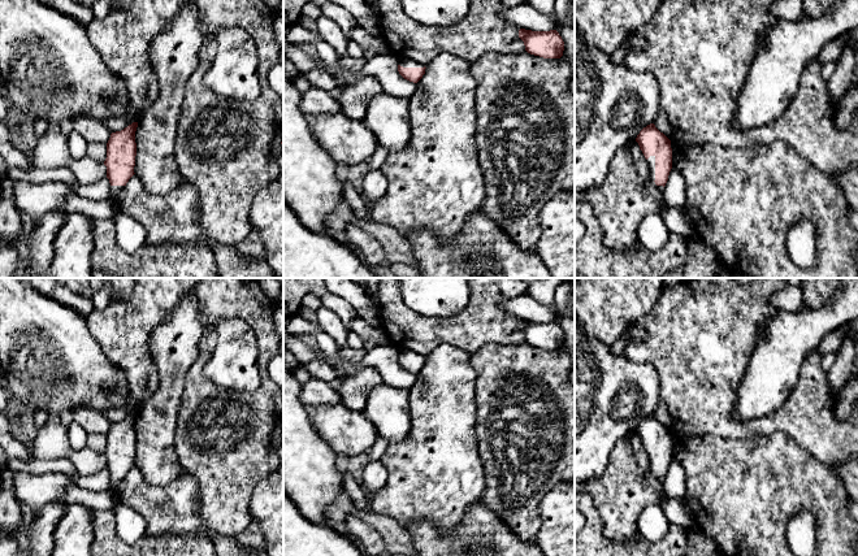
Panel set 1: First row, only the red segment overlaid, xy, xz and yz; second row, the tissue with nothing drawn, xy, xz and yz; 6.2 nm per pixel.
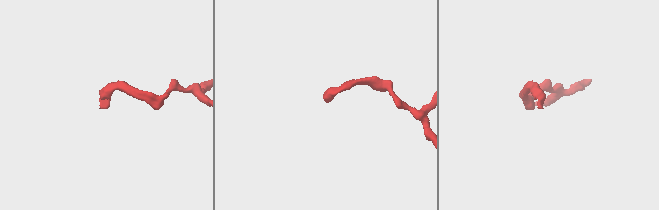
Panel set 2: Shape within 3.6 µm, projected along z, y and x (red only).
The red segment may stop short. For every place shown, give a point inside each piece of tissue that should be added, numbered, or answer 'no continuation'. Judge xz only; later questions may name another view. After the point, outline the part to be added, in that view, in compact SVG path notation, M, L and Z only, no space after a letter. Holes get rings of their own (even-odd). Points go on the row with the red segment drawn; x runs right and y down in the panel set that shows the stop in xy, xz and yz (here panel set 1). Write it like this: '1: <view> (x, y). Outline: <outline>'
1: xz (406, 63). Outline: M412 60L398 61L398 65L400 65L403 68L424 68L422 64L415 62Z

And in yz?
1: yz (651, 160). Outline: M650 156L646 161L650 169L650 177L655 181L655 156Z

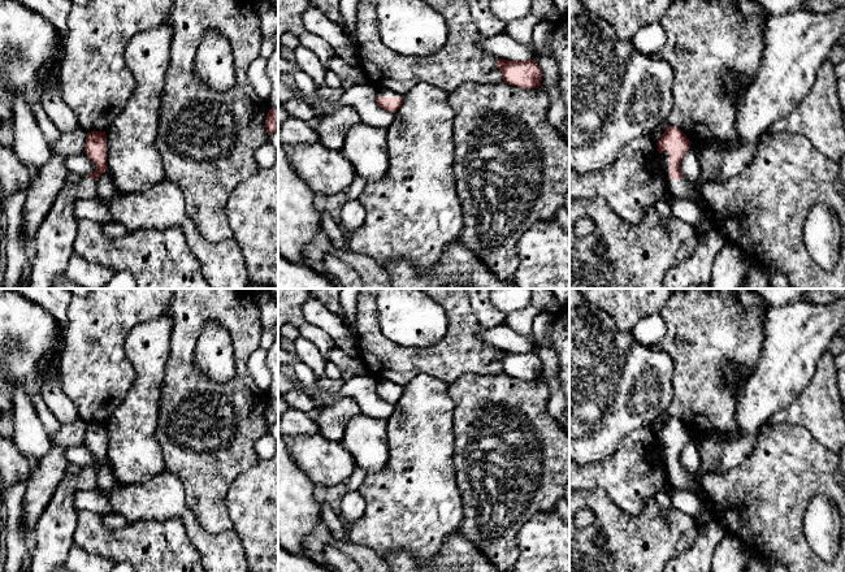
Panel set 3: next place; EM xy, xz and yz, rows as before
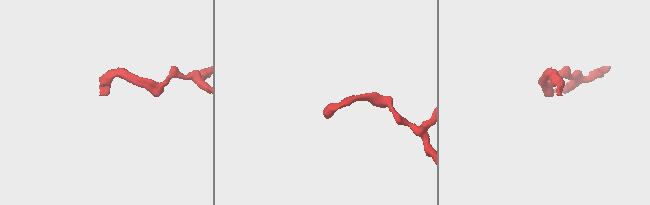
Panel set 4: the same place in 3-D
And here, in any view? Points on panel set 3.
1: yz (796, 44). Outline: M845 4L831 13L798 9L784 14L770 14L764 23L763 35L762 62L754 82L744 92L736 118L736 136L728 140L702 142L696 146L701 164L699 179L696 183L689 182L685 177L671 179L668 177L670 152L660 153L671 195L693 202L702 212L701 222L694 226L699 240L715 231L701 194L702 185L707 181L724 182L738 176L751 162L759 140L768 133L770 126L794 110L811 91L822 64L827 60L832 47L845 35Z

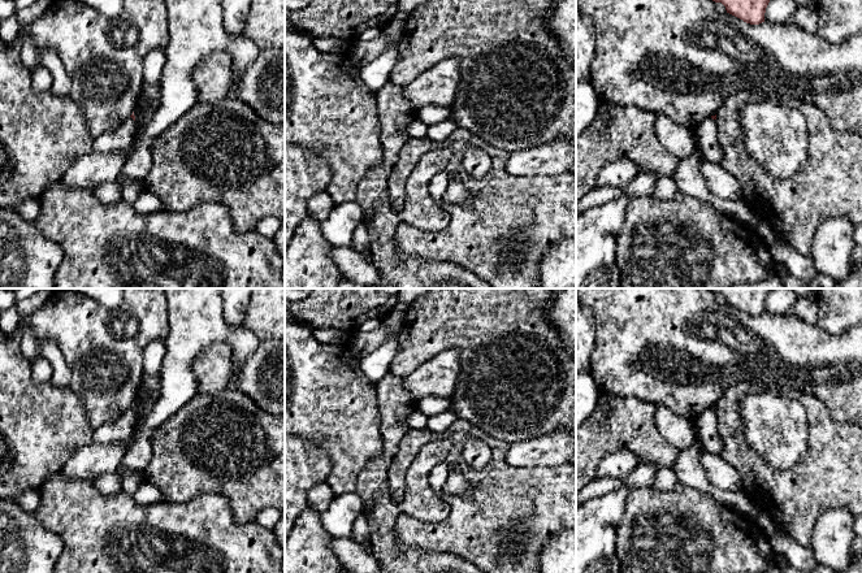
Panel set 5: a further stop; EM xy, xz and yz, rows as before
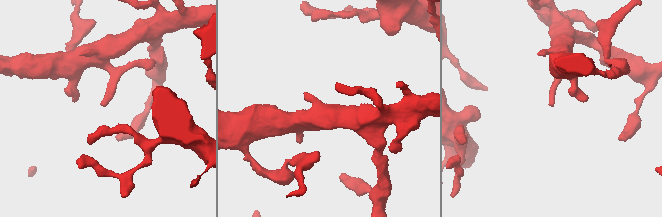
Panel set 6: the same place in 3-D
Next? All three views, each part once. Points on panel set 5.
1: xy (121, 139). Outline: M129 117L117 130L109 134L103 134L94 139L92 152L111 152L120 151L126 157L130 156L133 147L133 138L135 133L135 121Z

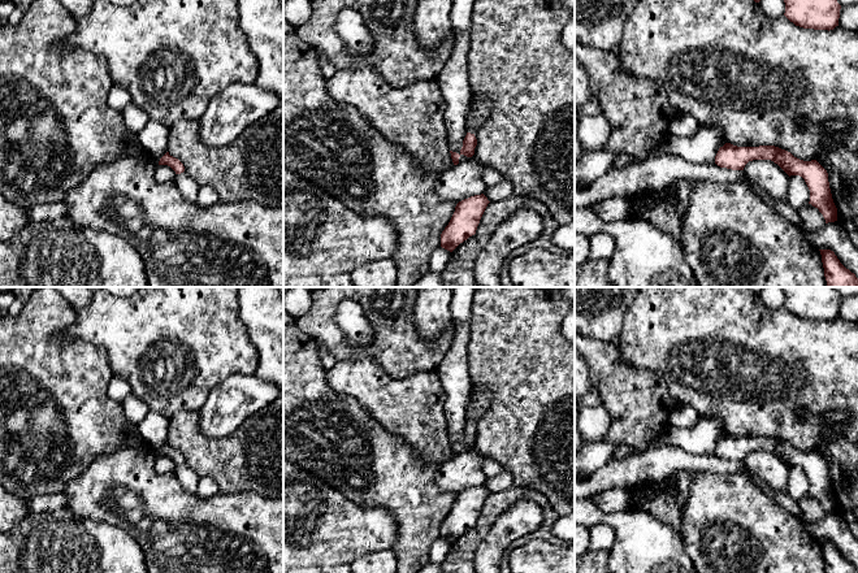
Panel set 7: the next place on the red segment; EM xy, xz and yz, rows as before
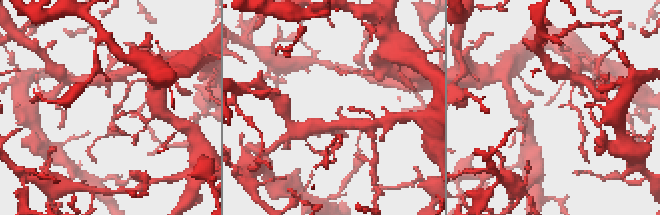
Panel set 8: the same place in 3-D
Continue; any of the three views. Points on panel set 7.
no continuation

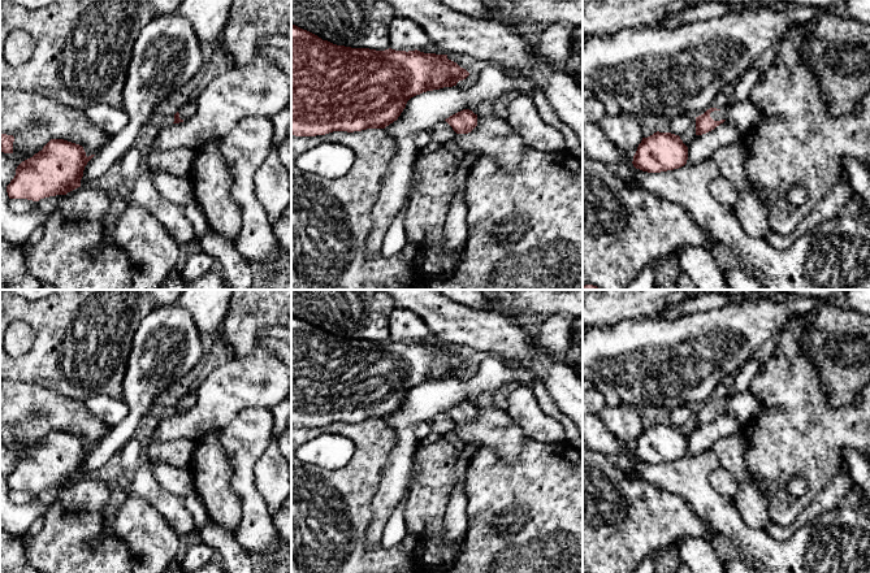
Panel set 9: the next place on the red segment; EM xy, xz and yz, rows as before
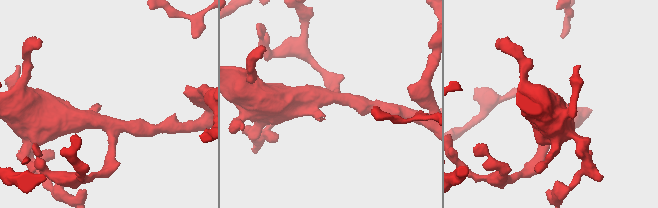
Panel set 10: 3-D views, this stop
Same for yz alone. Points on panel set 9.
1: yz (744, 114). Outline: M733 100L723 109L711 112L710 117L714 121L726 120L733 122L739 129L740 135L744 136L756 123L759 122L763 114L749 100Z

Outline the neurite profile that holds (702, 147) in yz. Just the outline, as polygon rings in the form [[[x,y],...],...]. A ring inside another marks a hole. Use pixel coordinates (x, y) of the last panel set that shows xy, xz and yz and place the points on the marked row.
[[[724,121],[714,130],[696,135],[688,147],[687,165],[698,165],[724,147],[731,146],[740,135],[739,129],[731,121]]]

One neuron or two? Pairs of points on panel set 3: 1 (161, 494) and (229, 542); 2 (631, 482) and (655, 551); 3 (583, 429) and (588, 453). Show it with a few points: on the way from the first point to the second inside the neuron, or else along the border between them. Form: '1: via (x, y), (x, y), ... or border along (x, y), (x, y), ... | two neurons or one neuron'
1: via (178, 510), (212, 542) | one neuron
2: border along (654, 498), (635, 515), (625, 514), (612, 499) | two neurons
3: via (588, 434), (588, 447) | one neuron

